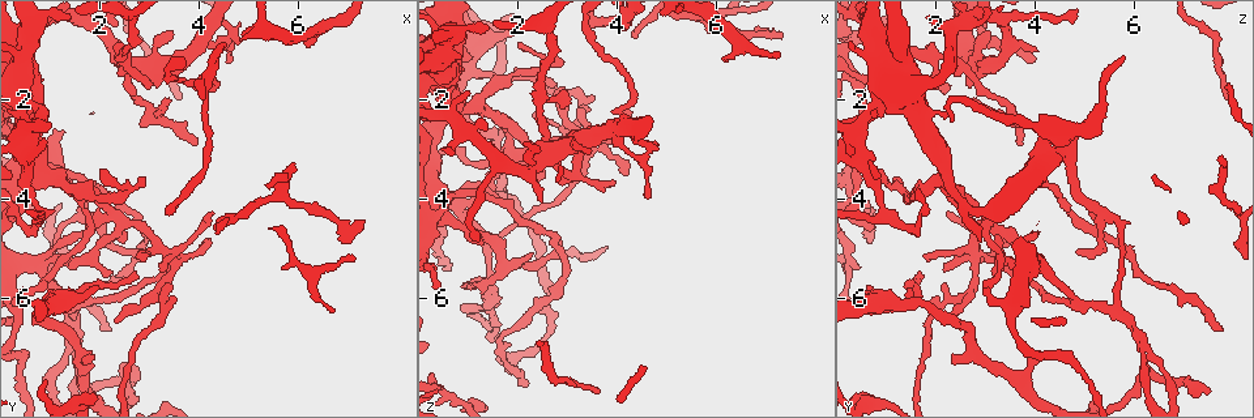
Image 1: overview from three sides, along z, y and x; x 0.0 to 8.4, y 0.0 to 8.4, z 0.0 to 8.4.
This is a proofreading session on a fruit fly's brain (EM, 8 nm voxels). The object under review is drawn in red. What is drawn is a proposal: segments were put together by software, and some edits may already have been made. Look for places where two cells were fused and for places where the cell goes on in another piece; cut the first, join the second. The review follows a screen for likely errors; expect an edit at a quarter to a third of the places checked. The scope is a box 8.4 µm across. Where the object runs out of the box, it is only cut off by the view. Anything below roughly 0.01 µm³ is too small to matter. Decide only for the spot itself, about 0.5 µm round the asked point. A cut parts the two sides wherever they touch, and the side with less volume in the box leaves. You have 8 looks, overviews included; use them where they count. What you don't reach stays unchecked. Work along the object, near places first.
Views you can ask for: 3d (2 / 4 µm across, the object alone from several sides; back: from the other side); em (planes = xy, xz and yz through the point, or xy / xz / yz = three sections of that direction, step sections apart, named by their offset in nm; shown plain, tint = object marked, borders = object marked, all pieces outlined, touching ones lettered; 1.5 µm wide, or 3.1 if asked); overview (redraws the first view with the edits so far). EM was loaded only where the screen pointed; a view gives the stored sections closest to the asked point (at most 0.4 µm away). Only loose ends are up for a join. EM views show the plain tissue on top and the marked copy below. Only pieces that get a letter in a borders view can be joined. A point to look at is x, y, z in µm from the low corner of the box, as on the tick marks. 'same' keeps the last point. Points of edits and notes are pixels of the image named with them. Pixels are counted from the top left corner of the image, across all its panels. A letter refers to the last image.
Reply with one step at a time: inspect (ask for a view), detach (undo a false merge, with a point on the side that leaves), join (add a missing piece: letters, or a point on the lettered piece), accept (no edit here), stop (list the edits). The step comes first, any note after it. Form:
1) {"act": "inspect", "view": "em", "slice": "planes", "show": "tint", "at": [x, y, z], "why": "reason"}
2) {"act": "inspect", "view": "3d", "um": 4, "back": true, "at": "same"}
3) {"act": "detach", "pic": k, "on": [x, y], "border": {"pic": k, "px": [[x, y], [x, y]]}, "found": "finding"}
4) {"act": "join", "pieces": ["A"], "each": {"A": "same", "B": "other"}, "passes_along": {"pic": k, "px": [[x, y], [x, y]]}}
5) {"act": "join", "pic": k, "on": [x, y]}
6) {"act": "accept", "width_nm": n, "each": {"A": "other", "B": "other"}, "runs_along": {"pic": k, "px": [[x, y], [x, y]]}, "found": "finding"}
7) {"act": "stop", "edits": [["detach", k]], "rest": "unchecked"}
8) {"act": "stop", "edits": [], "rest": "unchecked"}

{"act": "inspect", "view": "em", "slice": "planes", "show": "tint", "at": [1.70, 5.90, 6.90], "why": "abrupt turn"}

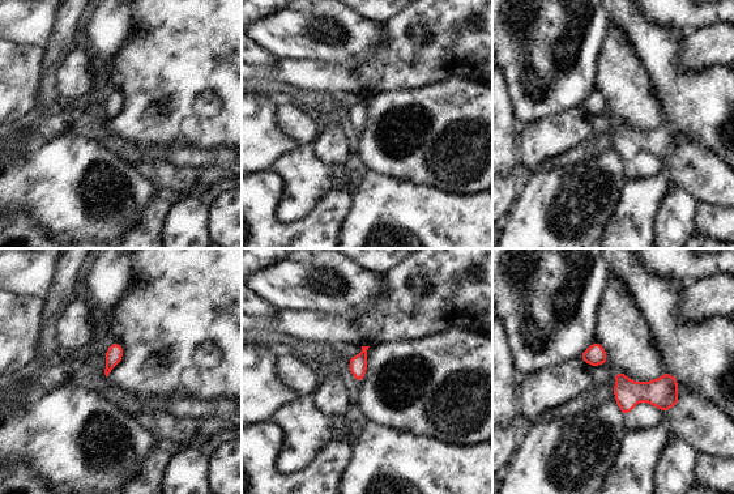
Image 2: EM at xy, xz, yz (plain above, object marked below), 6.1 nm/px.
{"act": "inspect", "view": "em", "slice": "planes", "show": "borders", "at": "same", "why": "what lies round it"}

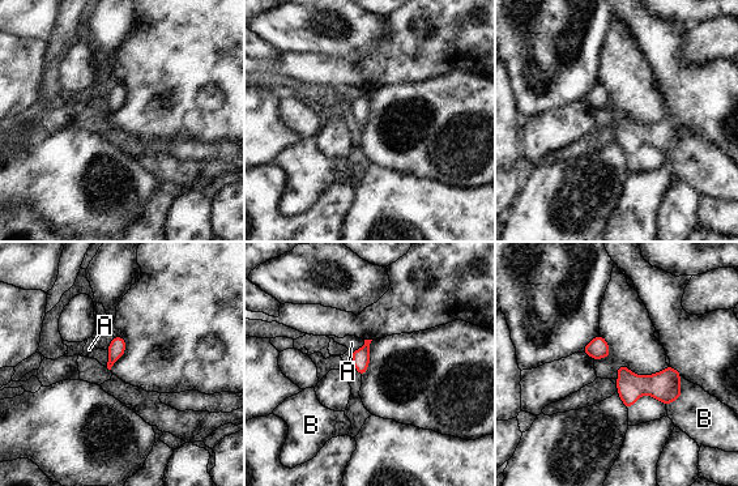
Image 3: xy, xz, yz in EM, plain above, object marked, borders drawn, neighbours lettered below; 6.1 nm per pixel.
{"act": "accept", "longest_contact_nm": ["B", 220], "each": {"A": "other", "B": "other"}, "border": {"pic": 3, "px": [[365, 340], [361, 346], [352, 352]]}, "found": "continuous, no second cell"}

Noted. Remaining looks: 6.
{"act": "inspect", "view": "em", "slice": "planes", "show": "borders", "at": [3.45, 0.60, 3.05], "why": "free end"}

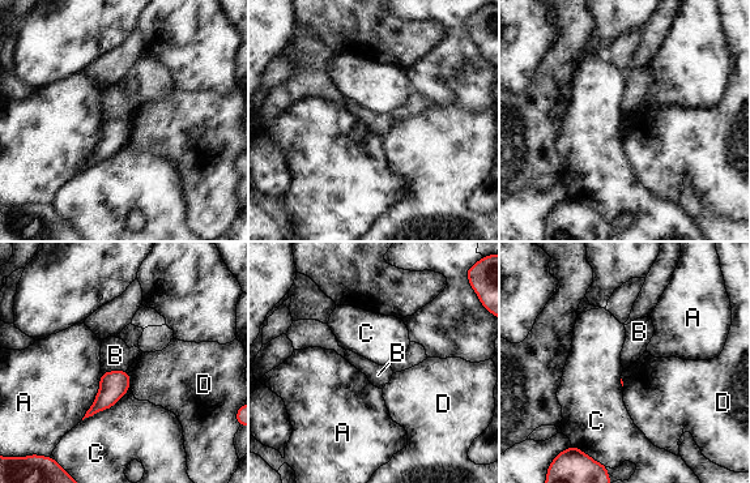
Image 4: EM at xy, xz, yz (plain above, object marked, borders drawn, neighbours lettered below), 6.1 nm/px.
{"act": "accept", "longest_contact_nm": ["C", 360], "each": {"A": "other", "B": "other", "C": "other", "D": "other"}, "border": {"pic": 4, "px": [[126, 370], [109, 370], [102, 373]]}, "found": "none of them fits"}

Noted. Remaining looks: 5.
{"act": "inspect", "view": "em", "slice": "planes", "show": "borders", "at": [4.40, 4.60, 0.75], "why": "thin end"}

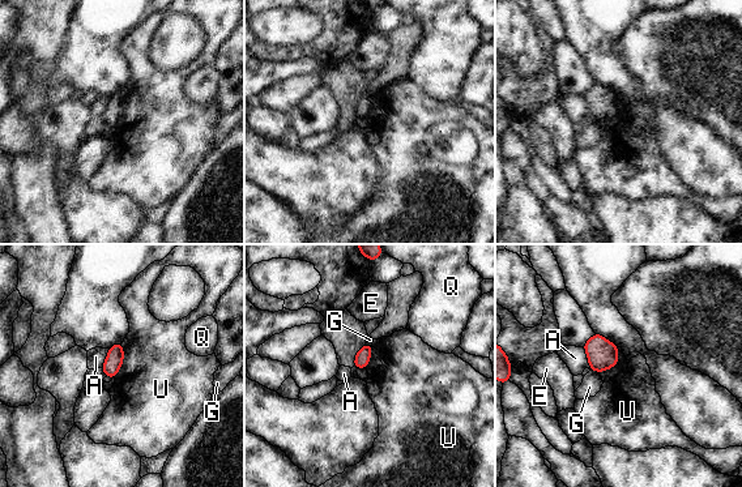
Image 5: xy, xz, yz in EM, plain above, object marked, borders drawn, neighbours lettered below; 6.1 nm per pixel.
{"act": "accept", "width_nm": 100, "each": {"A": "other", "E": "other", "G": "other", "Q": "other", "U": "other"}, "border": {"pic": 5, "px": [[617, 346], [618, 362], [598, 374]]}, "found": "no lettered piece goes on from it"}

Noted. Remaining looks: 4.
{"act": "stop", "edits": [], "rest": "unchecked"}

